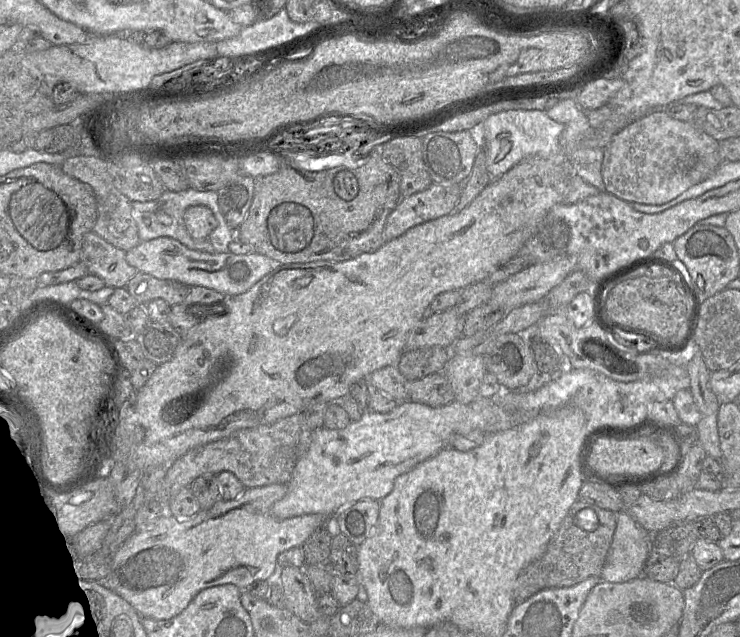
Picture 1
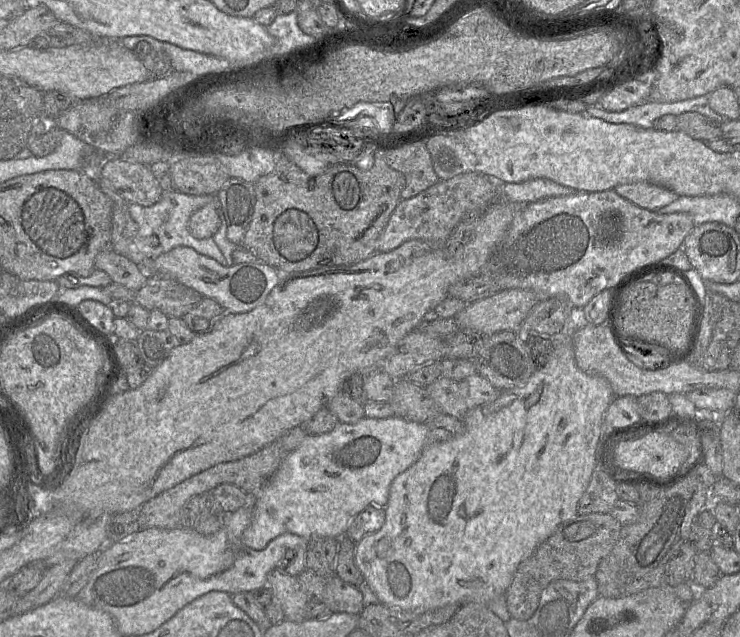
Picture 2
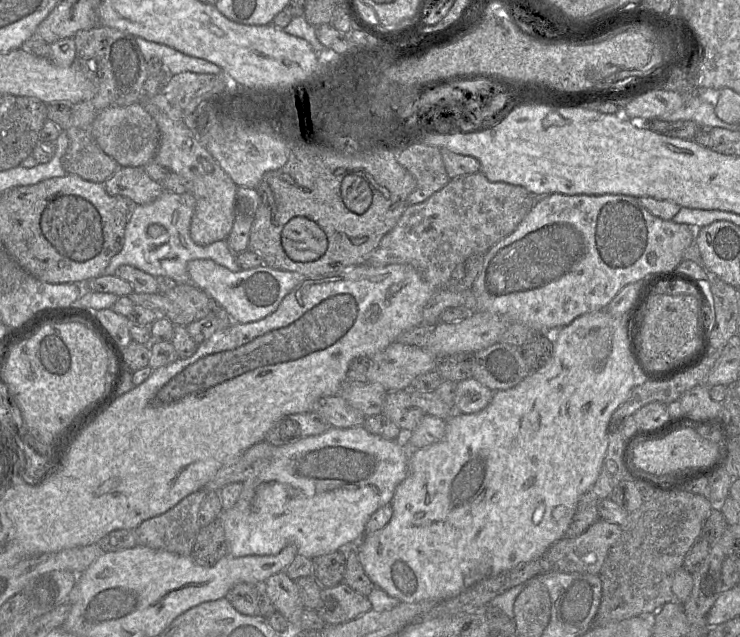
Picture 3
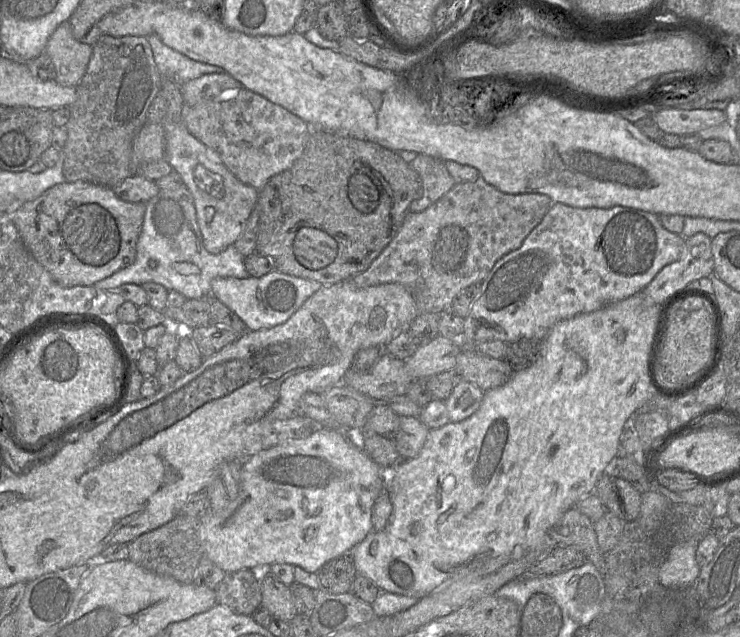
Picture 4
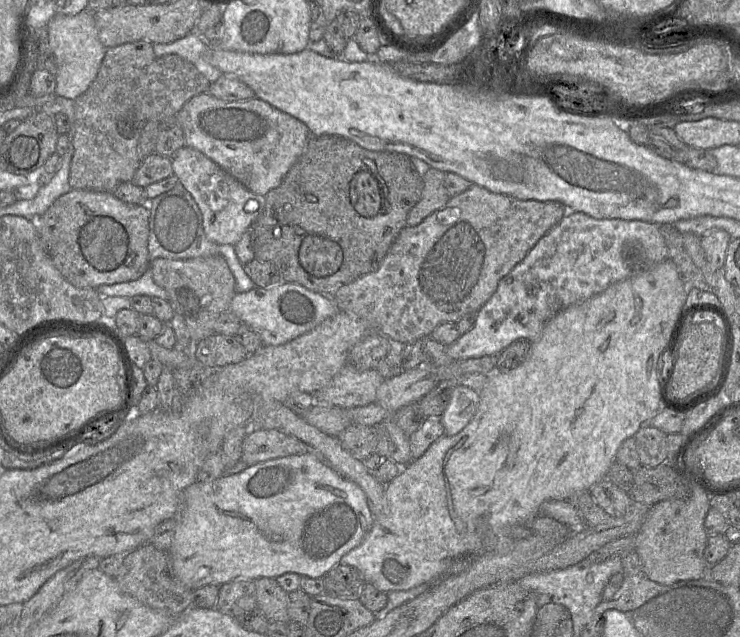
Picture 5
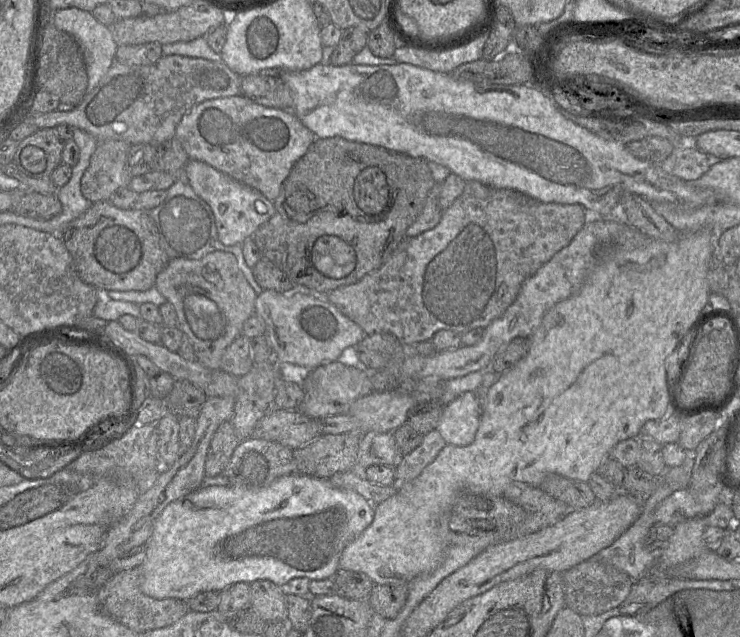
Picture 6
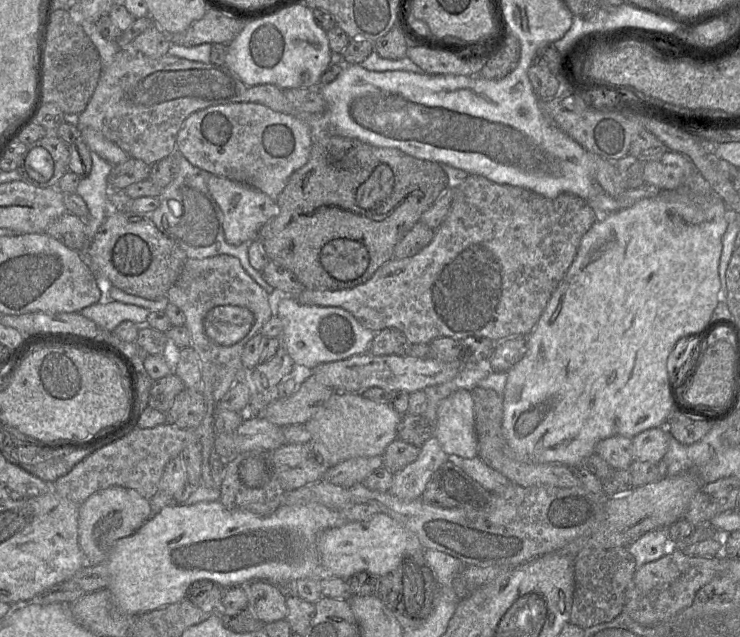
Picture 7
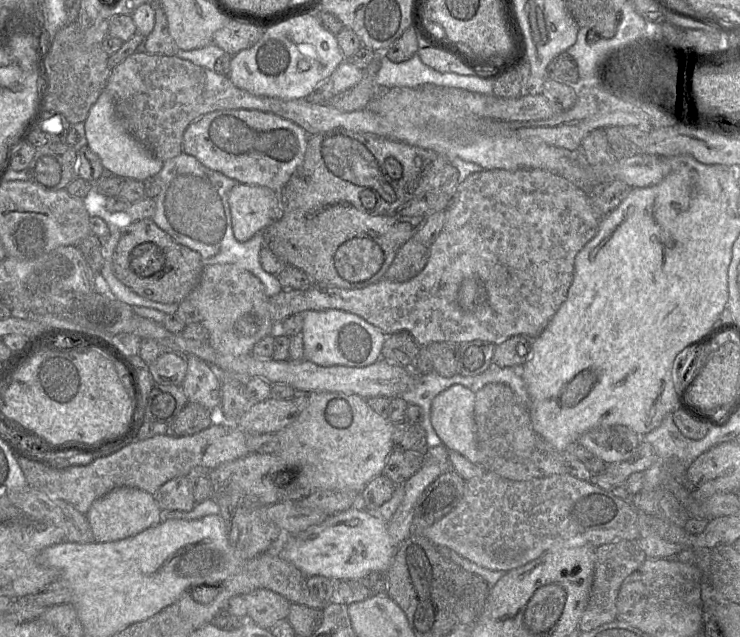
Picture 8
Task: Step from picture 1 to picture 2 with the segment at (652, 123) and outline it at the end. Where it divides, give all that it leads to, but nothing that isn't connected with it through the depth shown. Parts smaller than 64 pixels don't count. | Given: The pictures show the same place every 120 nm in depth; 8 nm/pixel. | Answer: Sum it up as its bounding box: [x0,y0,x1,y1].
[613,182,680,212]

